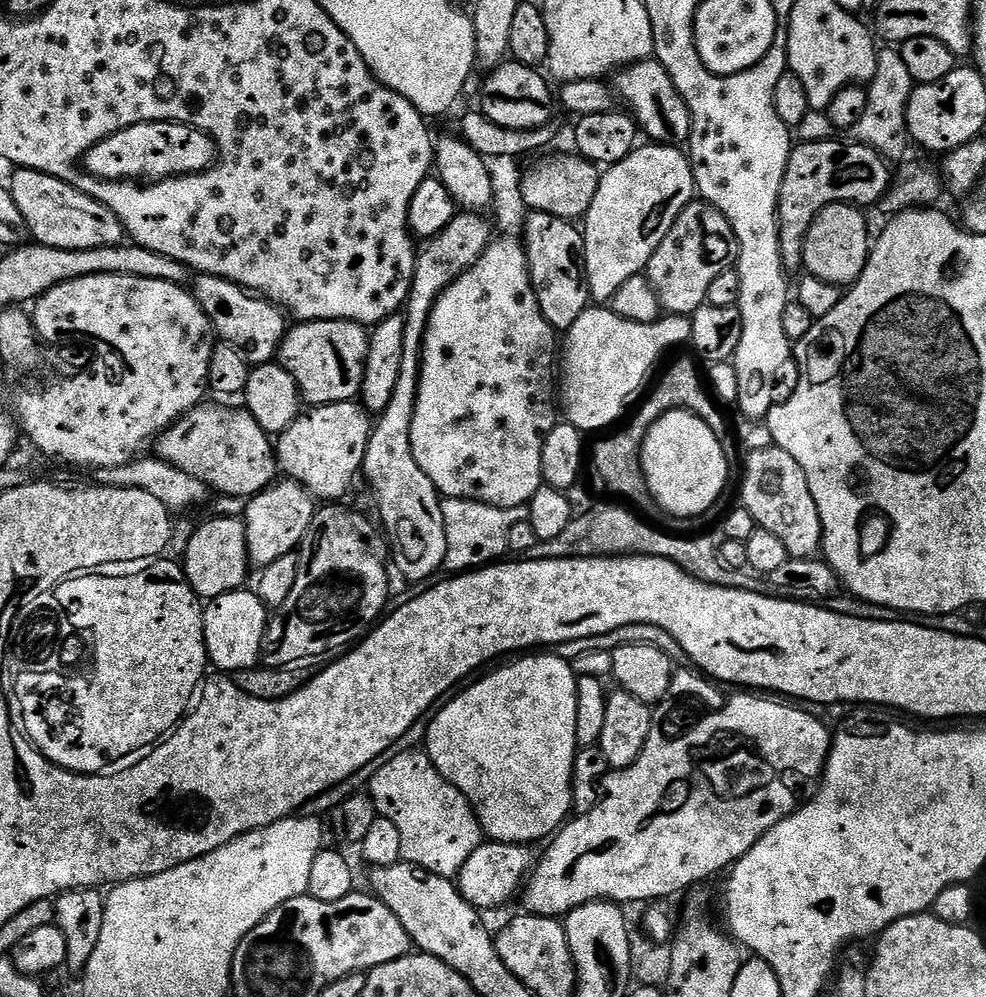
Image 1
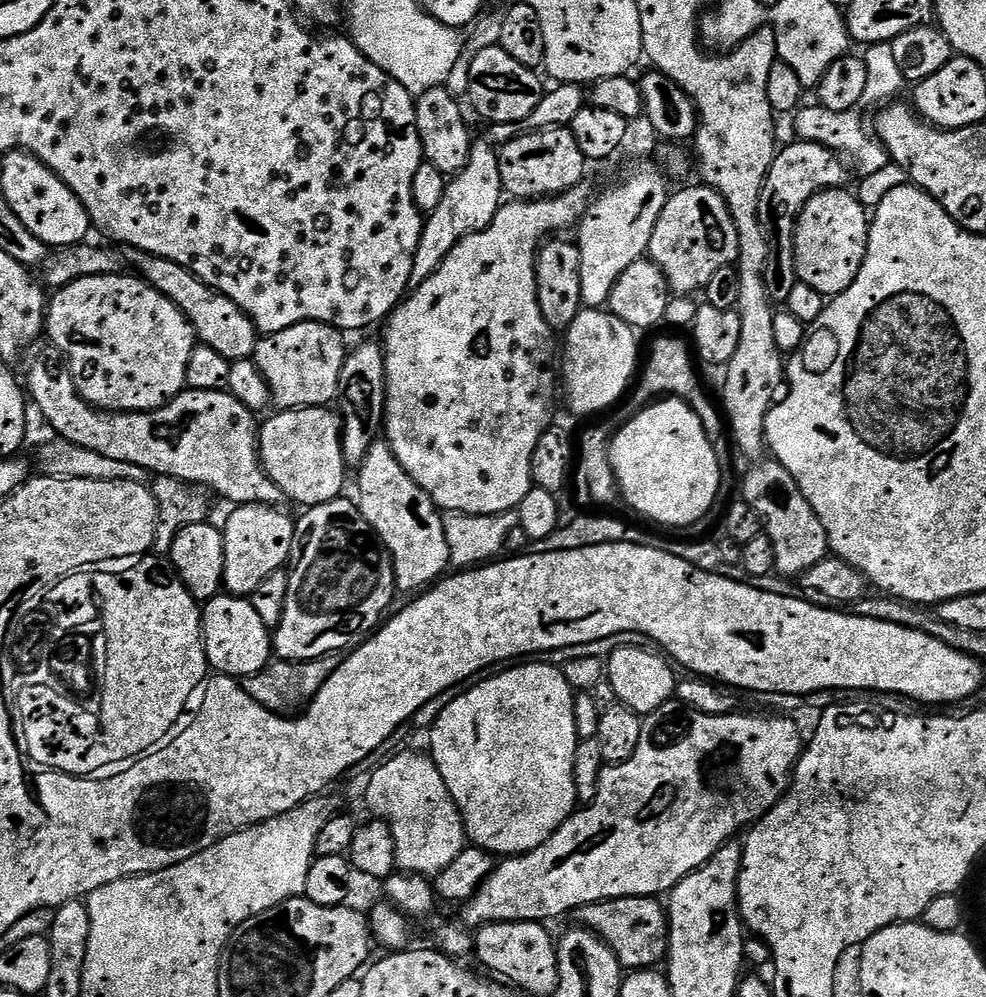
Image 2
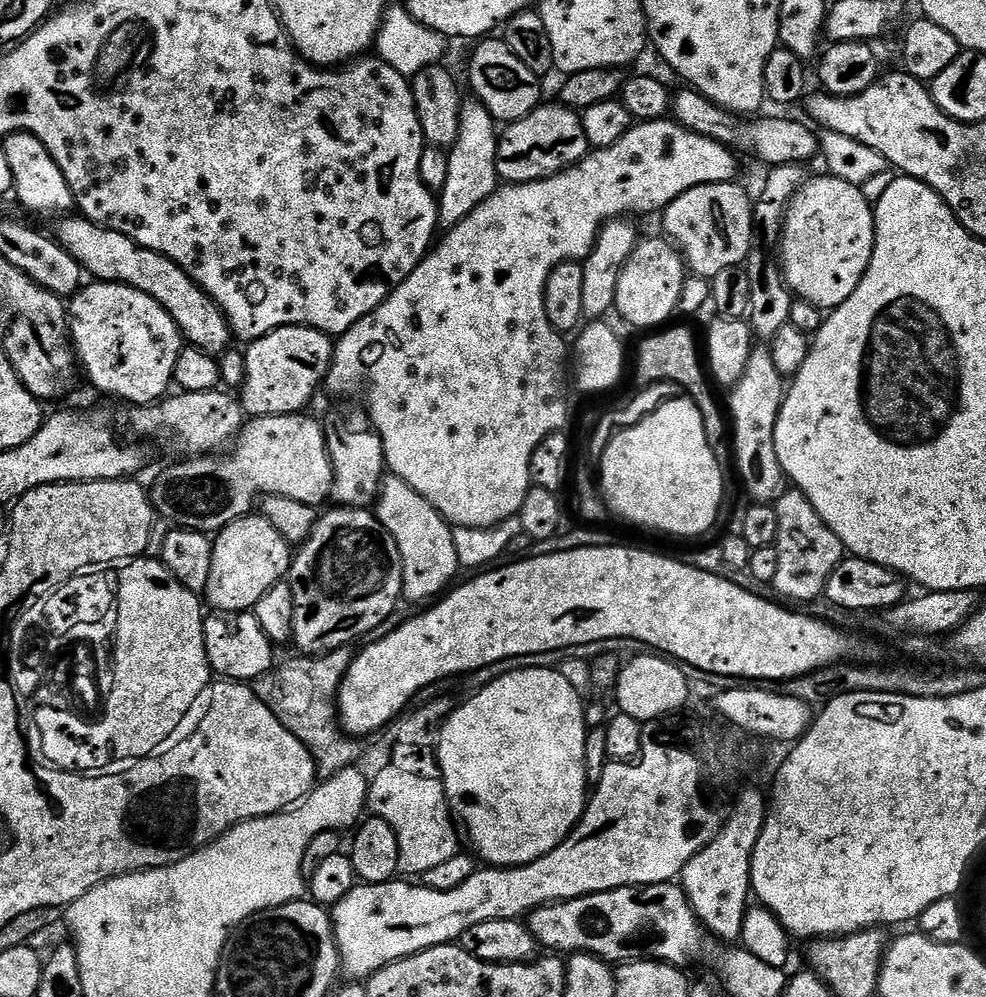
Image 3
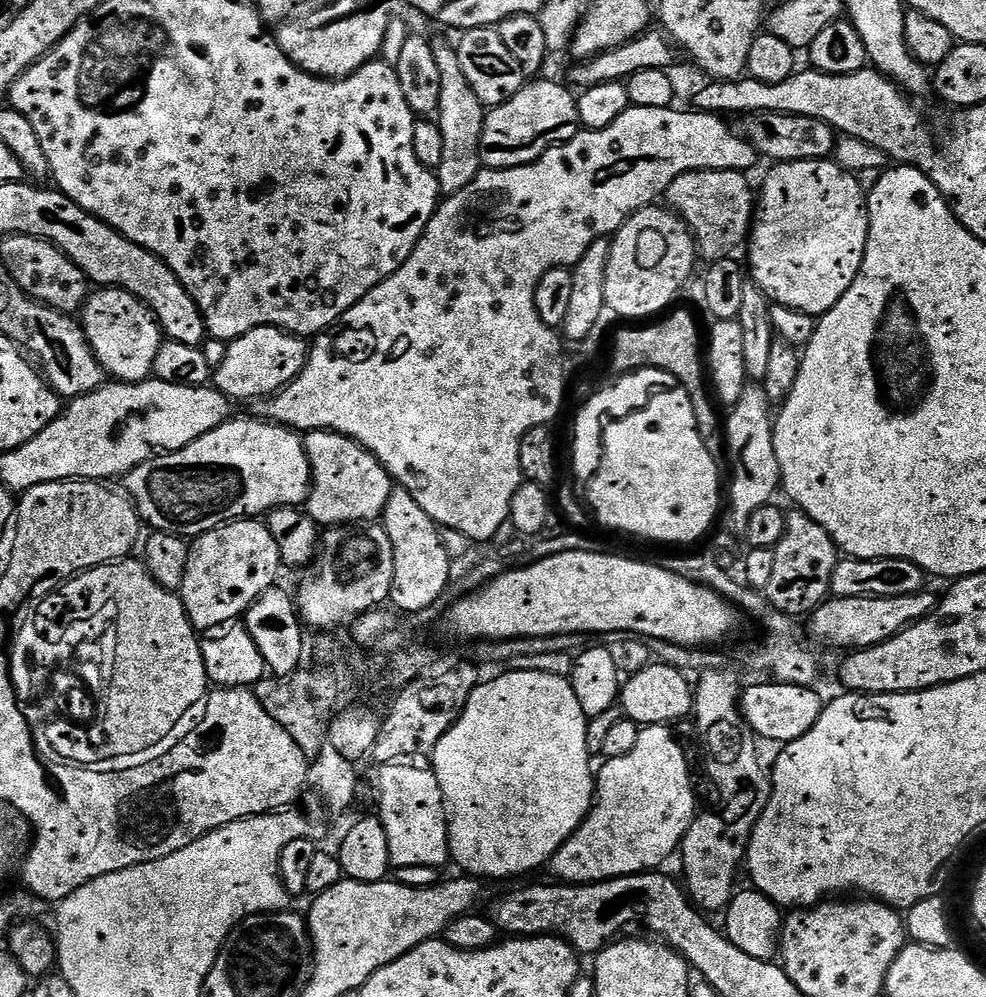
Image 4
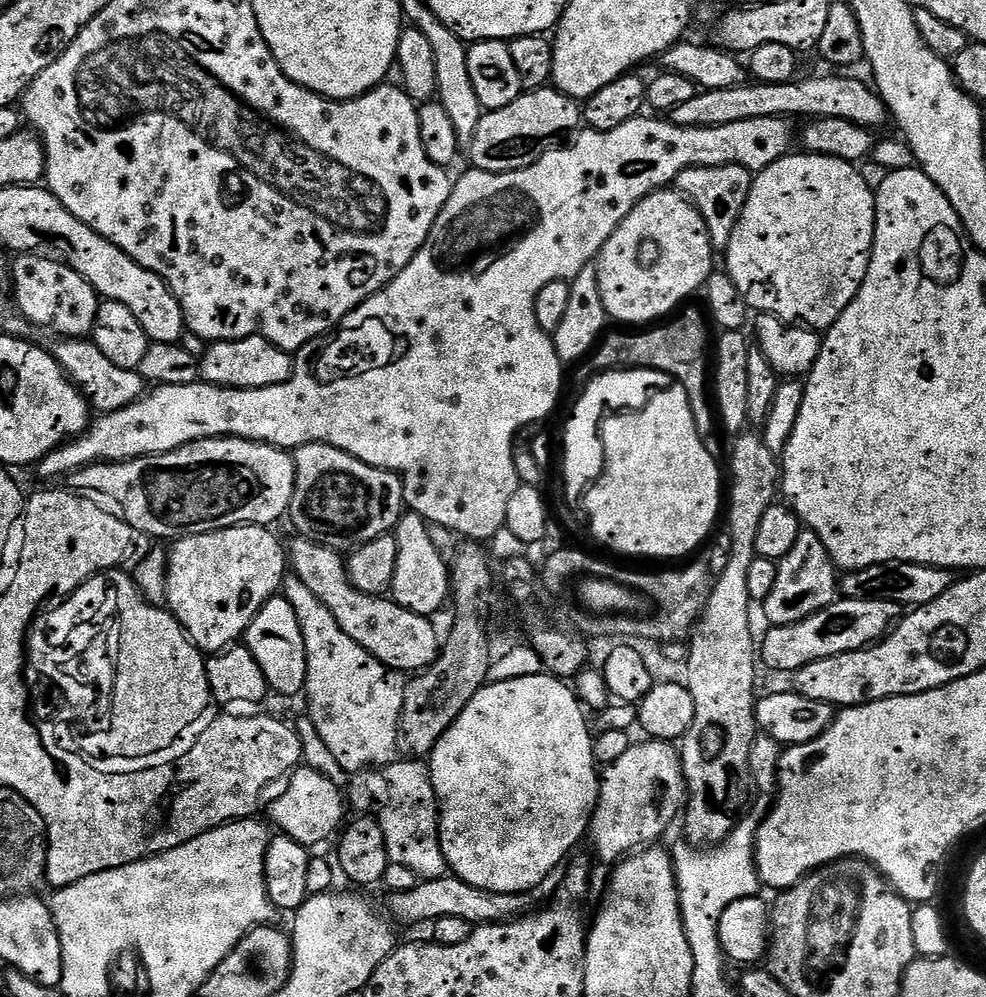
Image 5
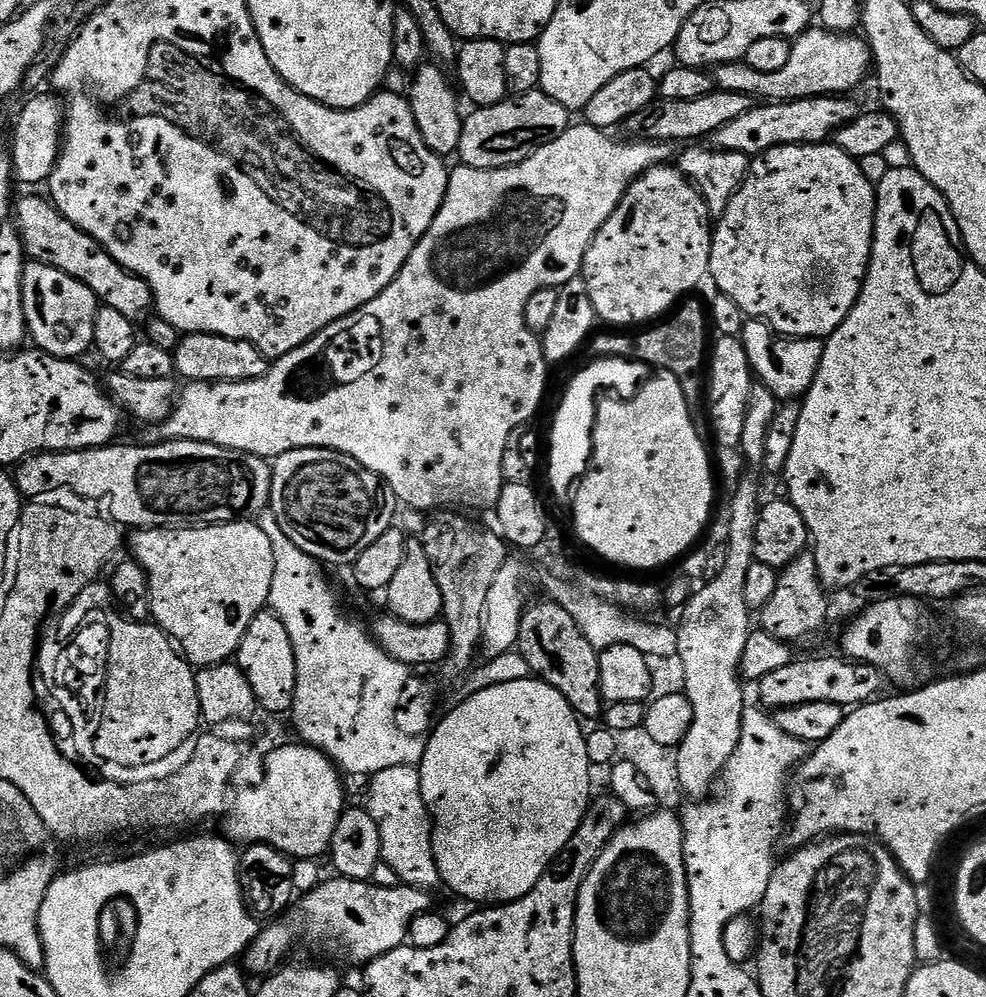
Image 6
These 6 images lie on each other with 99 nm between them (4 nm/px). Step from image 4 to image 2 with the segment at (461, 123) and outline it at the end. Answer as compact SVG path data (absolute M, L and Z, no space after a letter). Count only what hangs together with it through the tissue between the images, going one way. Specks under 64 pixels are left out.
M477 139L472 145L466 166L448 180L448 189L442 202L424 221L418 254L414 254L413 281L421 282L430 278L464 238L486 230L494 222L505 196L497 149L487 139Z

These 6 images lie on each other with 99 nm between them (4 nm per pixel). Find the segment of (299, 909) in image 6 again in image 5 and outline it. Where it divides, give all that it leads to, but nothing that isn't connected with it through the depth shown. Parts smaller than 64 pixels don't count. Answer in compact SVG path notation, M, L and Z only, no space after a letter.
M451 874L437 880L418 882L414 890L393 892L387 898L389 899L387 911L391 919L396 922L401 920L404 924L427 925L438 918L462 918L473 926L504 924L507 920L515 920L525 915L533 907L531 906L533 897L527 892L498 894L490 890L478 890L478 886L470 886Z

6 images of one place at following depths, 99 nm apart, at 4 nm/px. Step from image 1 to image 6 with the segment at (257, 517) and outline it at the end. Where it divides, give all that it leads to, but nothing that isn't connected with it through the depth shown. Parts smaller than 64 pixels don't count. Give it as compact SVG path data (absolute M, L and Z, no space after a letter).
M241 518L238 520L232 520L229 524L207 524L205 528L141 528L133 531L132 535L132 552L131 555L134 557L136 563L142 566L142 570L148 576L148 589L150 590L150 598L152 599L152 614L151 619L161 628L164 633L167 634L175 643L178 645L179 651L182 653L185 660L196 670L202 668L208 668L211 664L223 664L231 661L235 657L238 646L242 642L242 638L246 634L246 630L250 626L250 622L254 622L254 618L260 612L265 611L268 603L268 595L270 594L270 586L274 582L274 549L270 546L270 538L266 538L266 534L262 534L259 523L253 522L248 518Z

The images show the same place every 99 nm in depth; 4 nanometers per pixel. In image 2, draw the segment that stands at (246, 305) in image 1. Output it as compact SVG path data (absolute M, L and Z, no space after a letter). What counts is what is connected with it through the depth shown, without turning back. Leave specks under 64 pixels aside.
M135 250L127 253L126 260L129 265L136 264L136 270L147 284L157 288L166 298L170 298L170 302L174 302L174 306L178 306L178 310L182 310L184 317L191 322L199 343L211 346L222 354L222 358L231 361L252 360L255 357L258 339L256 327L239 306L230 302L230 298L203 284L190 270L178 266L178 262Z

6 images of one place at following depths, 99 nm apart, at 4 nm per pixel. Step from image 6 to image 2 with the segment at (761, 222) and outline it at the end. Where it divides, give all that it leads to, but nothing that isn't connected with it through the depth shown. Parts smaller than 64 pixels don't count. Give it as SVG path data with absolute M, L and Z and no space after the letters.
M844 188L819 192L796 222L796 278L814 286L825 298L840 296L858 278L868 253L869 209L864 209Z

